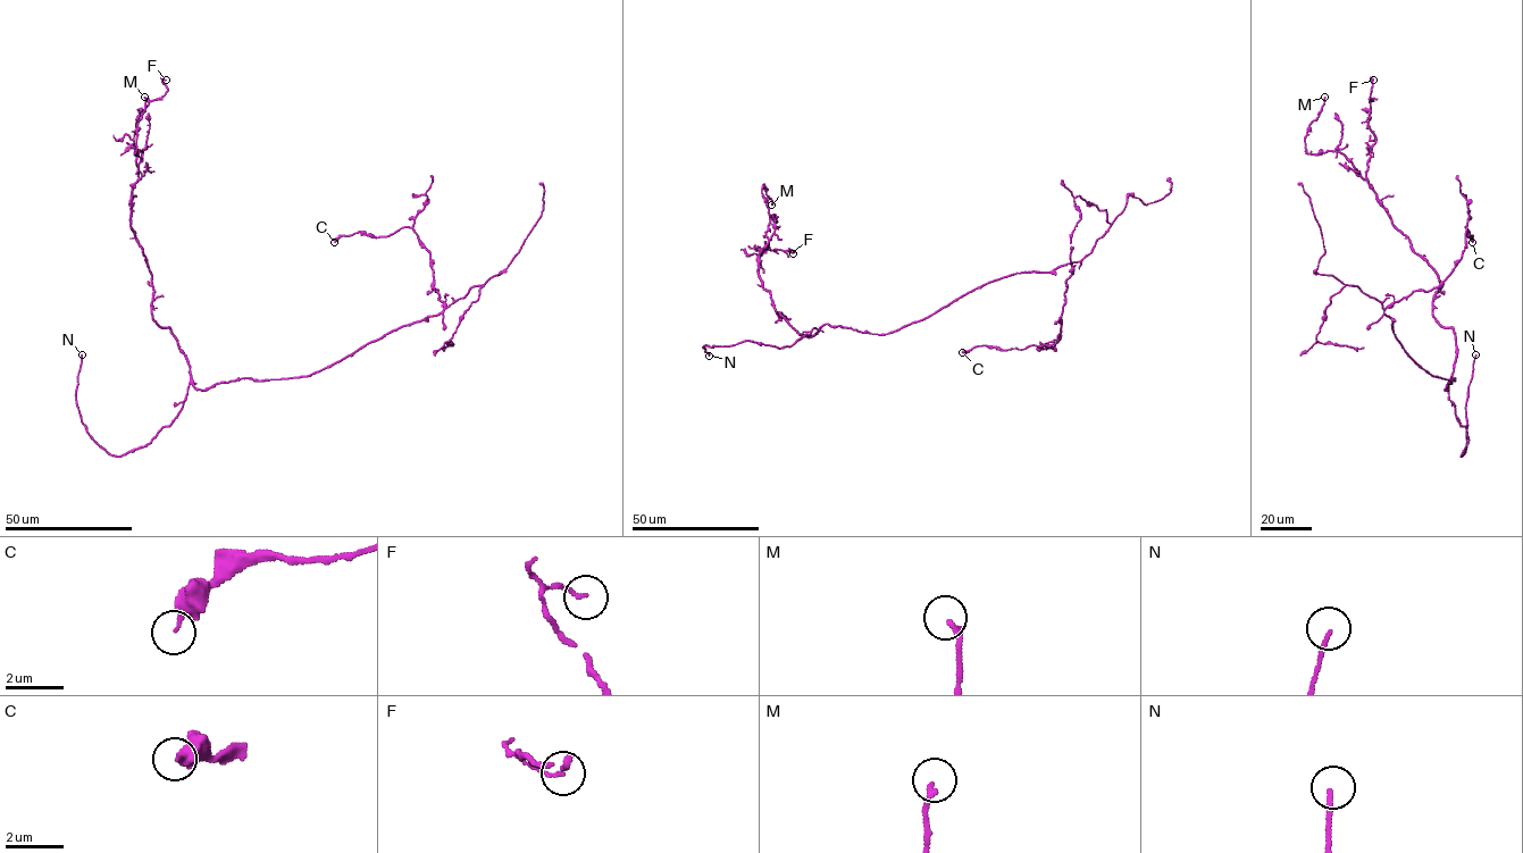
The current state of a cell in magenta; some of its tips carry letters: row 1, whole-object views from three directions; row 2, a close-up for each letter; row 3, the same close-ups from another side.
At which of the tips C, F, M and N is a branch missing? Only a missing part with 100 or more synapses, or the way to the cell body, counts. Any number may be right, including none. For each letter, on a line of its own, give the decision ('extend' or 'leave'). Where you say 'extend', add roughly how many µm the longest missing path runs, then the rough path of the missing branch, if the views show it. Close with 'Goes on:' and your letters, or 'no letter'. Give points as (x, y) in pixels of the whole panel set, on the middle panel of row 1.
C: leave
F: leave
M: leave
N: extend; missing 40 µm; course (709, 356), (709, 360), (699, 361), (695, 367), (666, 366)
Goes on: N

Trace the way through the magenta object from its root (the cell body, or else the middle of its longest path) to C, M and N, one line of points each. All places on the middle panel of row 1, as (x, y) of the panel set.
C: (870, 333), (889, 334), (925, 319), (1004, 276), (1071, 265), (1057, 342), (1021, 350), (982, 345), (962, 352)
M: (870, 333), (825, 324), (808, 336), (779, 312), (779, 319), (758, 276), (770, 222), (763, 184), (771, 205)
N: (870, 333), (825, 324), (789, 346), (778, 348), (749, 341), (725, 346), (705, 345), (709, 356)

